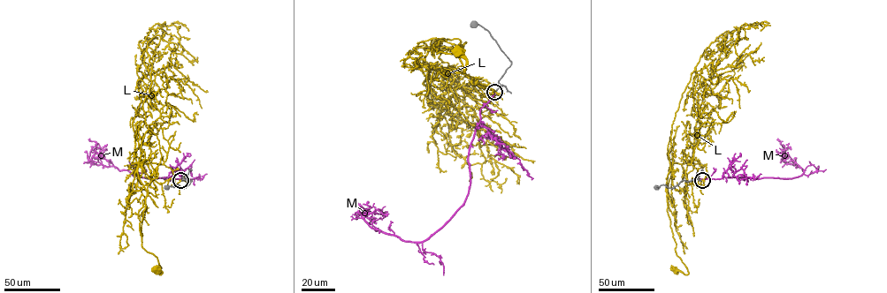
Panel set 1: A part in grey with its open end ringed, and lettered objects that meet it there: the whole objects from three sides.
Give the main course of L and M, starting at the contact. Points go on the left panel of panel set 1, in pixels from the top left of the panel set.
L: (181, 180), (176, 184), (164, 164), (131, 162), (147, 193), (140, 229), (160, 274), (156, 269)
M: (180, 180), (169, 176), (146, 178), (113, 166), (92, 164), (88, 158), (96, 143), (88, 139)

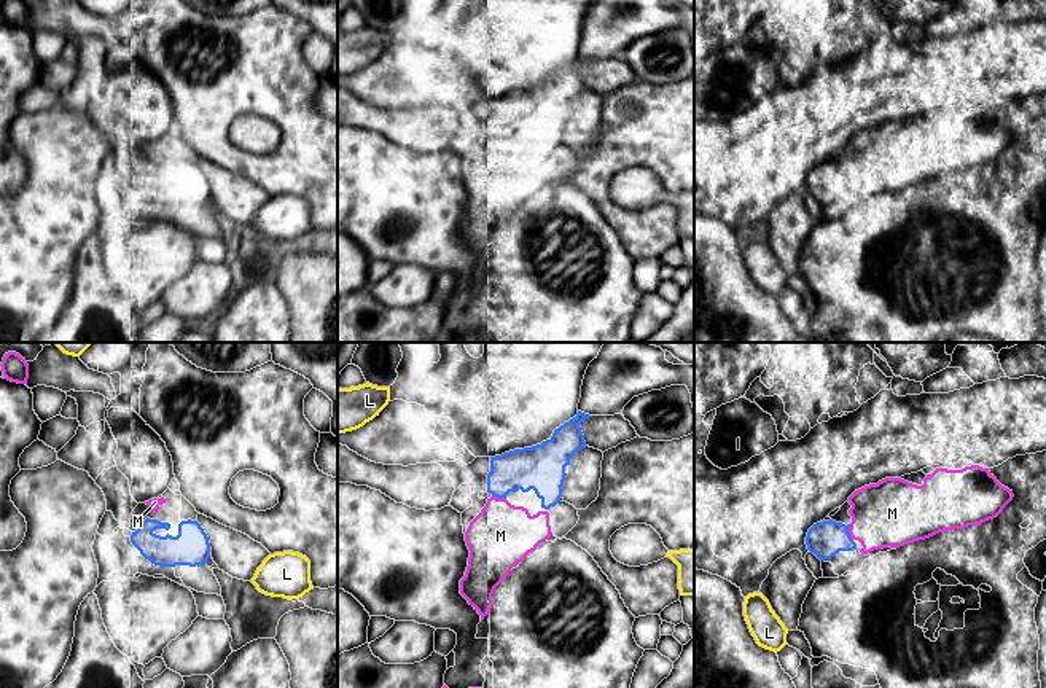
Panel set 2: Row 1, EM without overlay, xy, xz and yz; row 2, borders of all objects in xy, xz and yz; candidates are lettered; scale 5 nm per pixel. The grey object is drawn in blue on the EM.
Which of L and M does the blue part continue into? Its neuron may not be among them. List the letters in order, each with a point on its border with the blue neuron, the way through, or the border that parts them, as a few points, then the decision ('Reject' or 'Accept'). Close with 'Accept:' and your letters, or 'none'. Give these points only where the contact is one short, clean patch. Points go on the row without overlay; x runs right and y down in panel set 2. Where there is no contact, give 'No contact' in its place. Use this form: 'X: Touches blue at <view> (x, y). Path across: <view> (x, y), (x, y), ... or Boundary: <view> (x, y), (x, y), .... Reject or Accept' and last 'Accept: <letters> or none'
L: No contact. Reject
M: Touches blue at yz (847, 175). Accept
Accept: M

